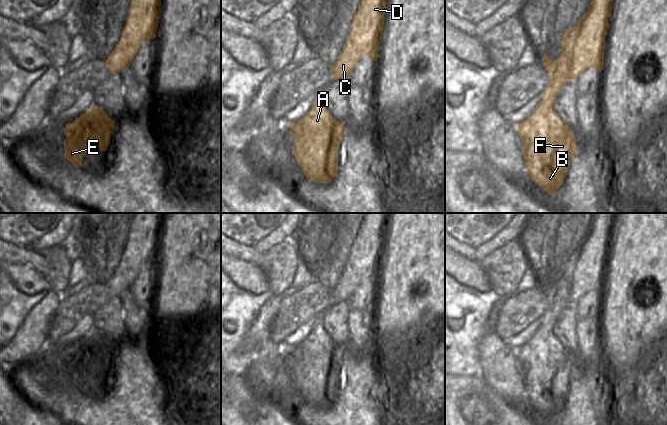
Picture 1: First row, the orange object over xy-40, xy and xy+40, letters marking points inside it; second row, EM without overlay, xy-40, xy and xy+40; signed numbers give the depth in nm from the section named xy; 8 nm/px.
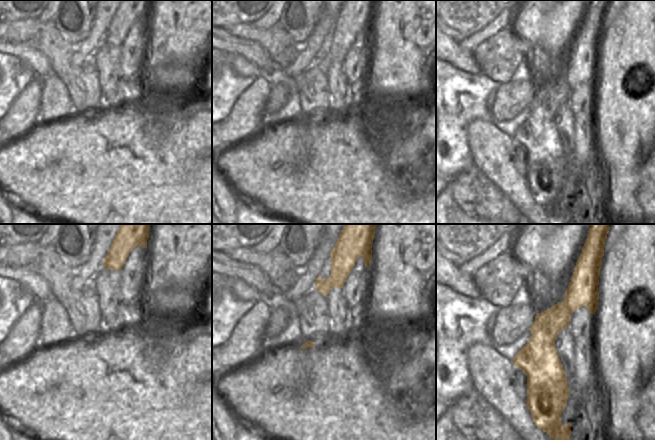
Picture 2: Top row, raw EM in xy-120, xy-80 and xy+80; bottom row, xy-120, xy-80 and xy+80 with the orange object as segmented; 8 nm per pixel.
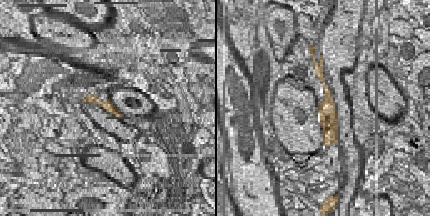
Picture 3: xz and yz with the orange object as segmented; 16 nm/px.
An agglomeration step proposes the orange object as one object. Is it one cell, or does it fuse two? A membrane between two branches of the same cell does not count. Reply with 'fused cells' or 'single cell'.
fused cells

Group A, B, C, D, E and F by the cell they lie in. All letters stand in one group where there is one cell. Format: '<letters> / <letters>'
A B E F / C D

